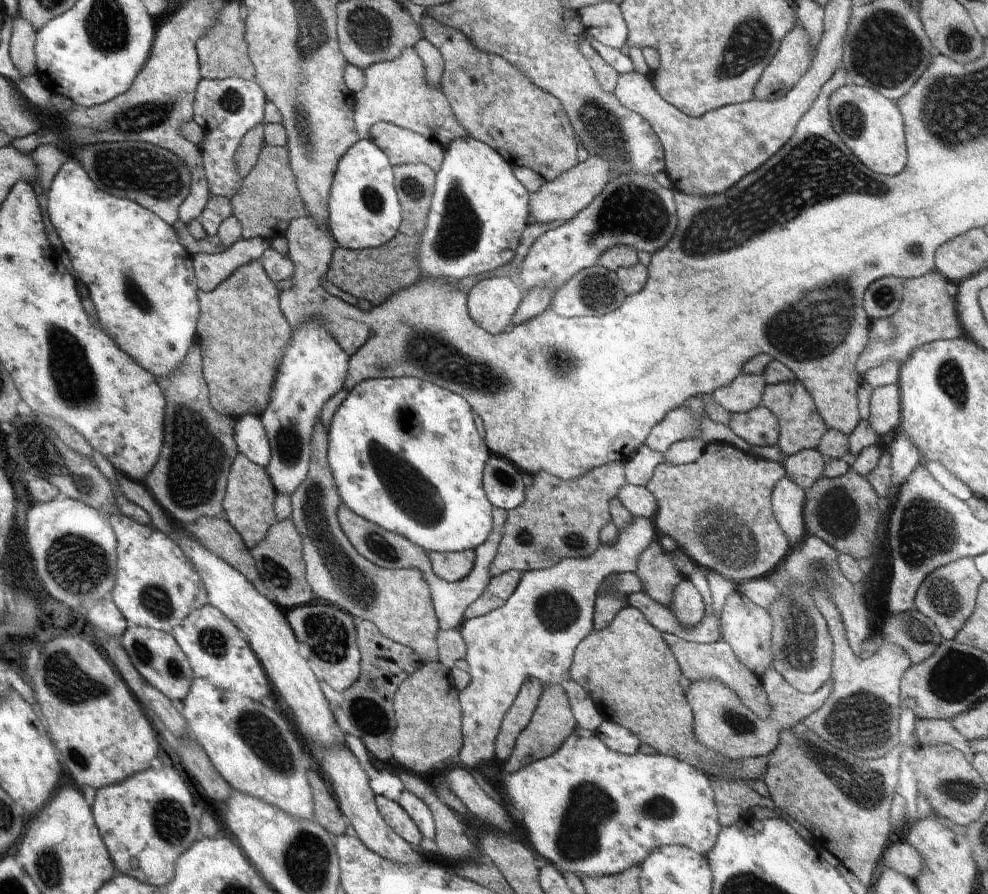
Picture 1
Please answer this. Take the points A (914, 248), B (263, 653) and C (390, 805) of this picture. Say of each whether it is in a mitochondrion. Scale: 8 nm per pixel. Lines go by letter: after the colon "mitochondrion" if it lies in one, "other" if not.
A: mitochondrion
B: other
C: other

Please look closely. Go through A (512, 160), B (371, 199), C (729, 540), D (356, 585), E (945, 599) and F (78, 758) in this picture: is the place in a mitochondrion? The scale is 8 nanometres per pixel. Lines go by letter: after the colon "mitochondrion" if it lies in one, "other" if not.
A: other
B: mitochondrion
C: mitochondrion
D: mitochondrion
E: mitochondrion
F: mitochondrion

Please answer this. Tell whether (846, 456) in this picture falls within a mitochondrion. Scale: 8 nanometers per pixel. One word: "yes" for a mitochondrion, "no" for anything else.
no

